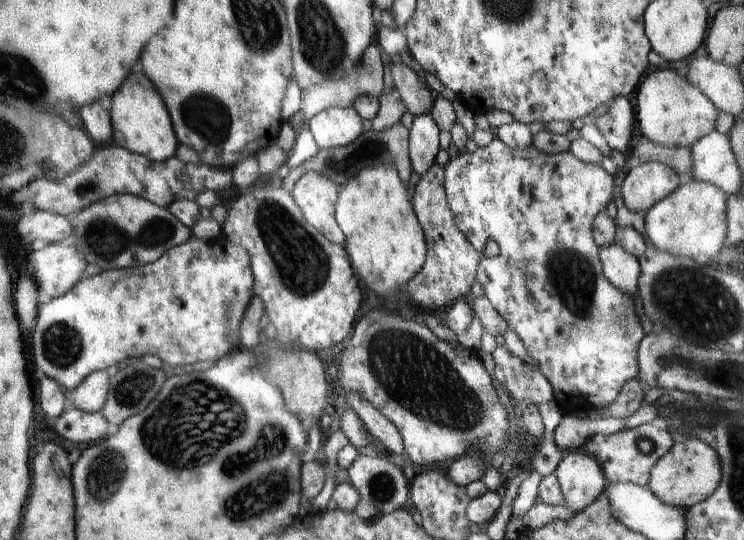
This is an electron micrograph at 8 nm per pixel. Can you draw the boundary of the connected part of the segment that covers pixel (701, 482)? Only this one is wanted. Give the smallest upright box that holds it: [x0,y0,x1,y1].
[647,436,722,510]

